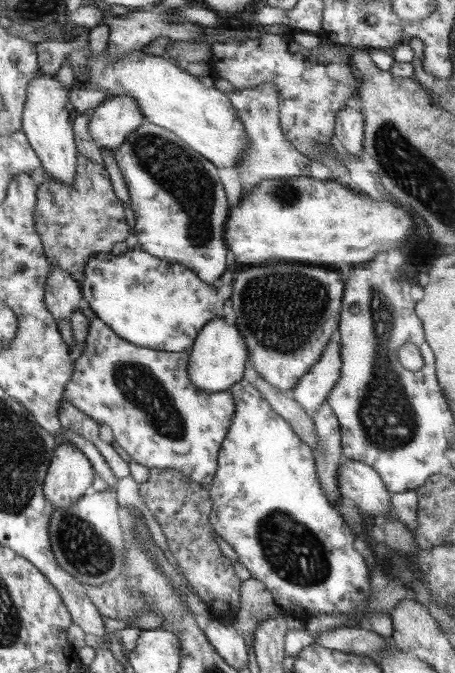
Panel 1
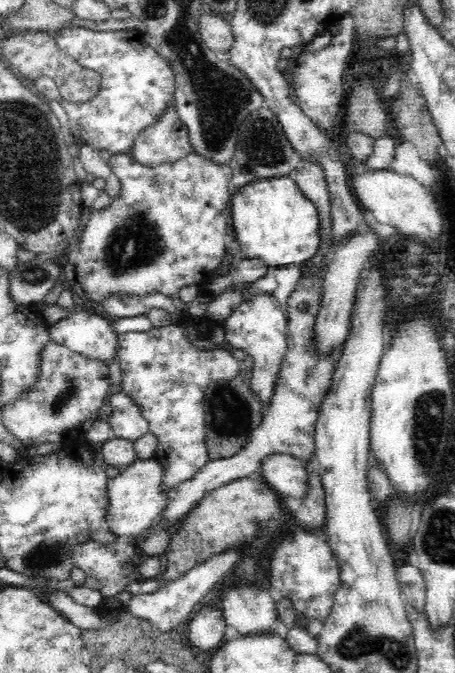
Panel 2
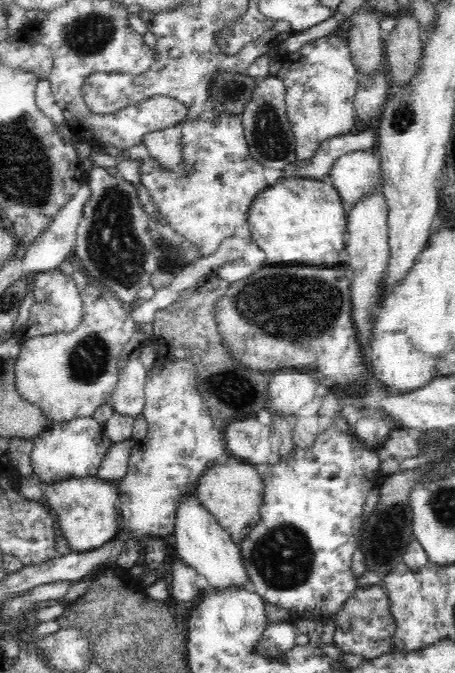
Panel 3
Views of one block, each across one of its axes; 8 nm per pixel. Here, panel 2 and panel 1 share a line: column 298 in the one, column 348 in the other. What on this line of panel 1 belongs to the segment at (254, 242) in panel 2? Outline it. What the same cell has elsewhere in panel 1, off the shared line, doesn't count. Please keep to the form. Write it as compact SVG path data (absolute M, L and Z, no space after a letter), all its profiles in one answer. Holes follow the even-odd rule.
M313 177L274 178L246 191L240 202L230 207L225 226L226 244L230 244L236 267L290 262L284 258L294 258L294 262L302 265L339 269L342 264L357 265L372 261L380 253L393 253L396 248L402 248L400 244L414 232L410 214L392 202L374 202L360 193L331 179L319 181Z

